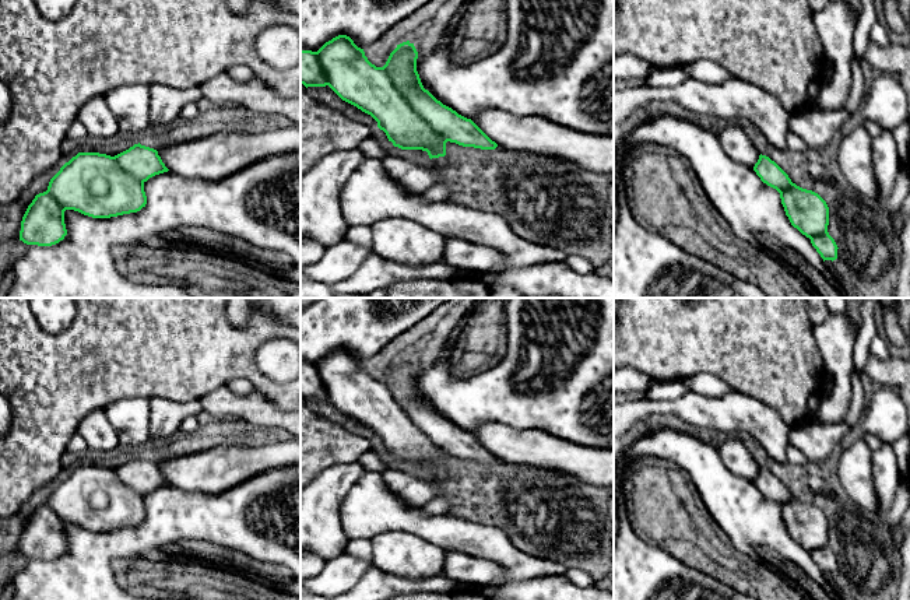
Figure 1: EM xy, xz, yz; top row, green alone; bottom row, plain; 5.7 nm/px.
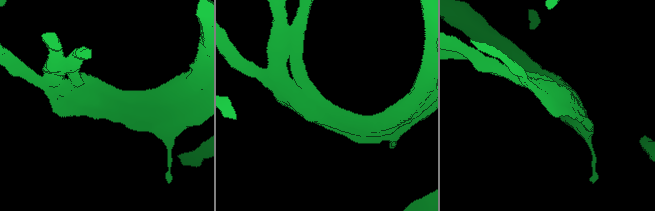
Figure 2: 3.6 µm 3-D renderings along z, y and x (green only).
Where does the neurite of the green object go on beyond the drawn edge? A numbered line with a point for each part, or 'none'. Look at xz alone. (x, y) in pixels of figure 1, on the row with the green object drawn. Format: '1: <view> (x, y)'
1: xz (530, 134)

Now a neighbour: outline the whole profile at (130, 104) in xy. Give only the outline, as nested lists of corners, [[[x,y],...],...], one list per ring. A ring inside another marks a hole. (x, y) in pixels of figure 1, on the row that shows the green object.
[[[131,84],[105,94],[105,101],[119,123],[119,131],[140,134],[150,124],[150,87]]]

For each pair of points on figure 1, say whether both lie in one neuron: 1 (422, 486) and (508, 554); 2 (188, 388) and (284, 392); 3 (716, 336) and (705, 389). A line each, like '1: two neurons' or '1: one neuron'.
1: two neurons
2: one neuron
3: two neurons

